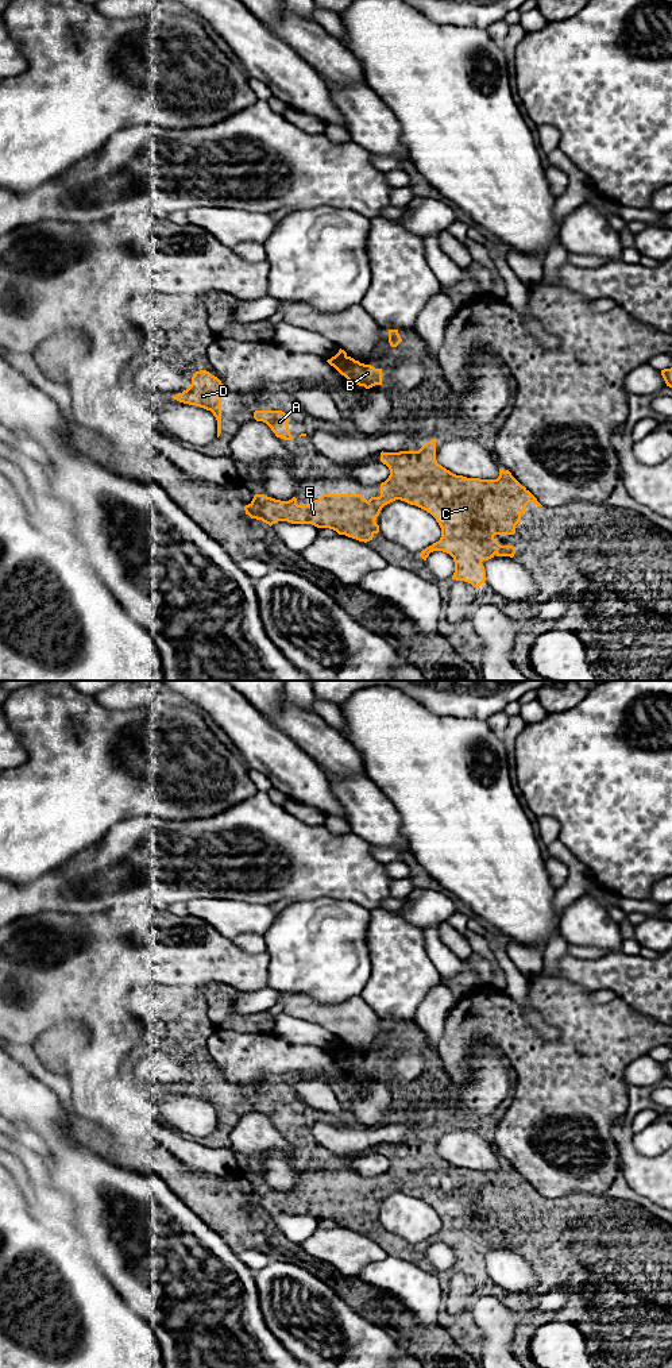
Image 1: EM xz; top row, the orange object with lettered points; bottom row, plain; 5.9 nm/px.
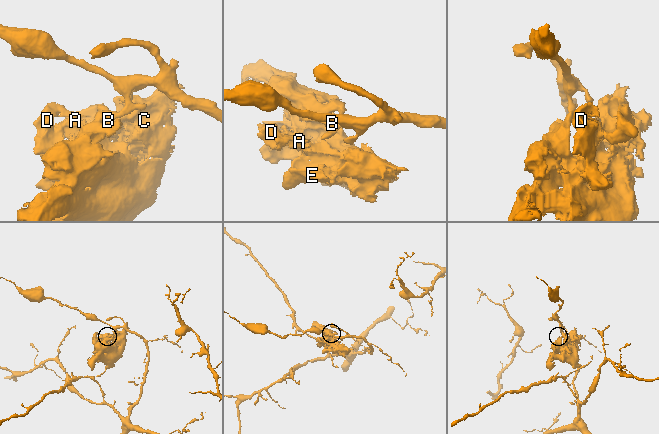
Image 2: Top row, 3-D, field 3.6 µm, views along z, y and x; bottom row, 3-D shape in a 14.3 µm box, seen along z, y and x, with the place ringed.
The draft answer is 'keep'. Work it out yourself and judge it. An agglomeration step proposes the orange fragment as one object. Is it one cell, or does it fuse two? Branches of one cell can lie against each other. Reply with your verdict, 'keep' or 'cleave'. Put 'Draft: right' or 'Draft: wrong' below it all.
cleave
Draft: wrong

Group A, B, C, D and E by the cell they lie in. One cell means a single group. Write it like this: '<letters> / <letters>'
A C D E / B

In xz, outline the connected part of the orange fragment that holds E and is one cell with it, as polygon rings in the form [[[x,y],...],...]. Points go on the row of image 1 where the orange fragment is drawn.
[[[436,439],[426,442],[418,451],[382,451],[381,462],[389,467],[390,475],[381,483],[379,497],[371,497],[367,501],[362,494],[323,494],[310,505],[298,505],[296,497],[281,501],[264,494],[255,494],[252,501],[244,506],[246,515],[262,520],[270,527],[278,521],[312,524],[367,543],[379,532],[375,520],[382,508],[401,500],[430,513],[441,528],[440,540],[422,550],[421,558],[426,560],[433,551],[449,554],[455,562],[452,579],[464,581],[474,587],[479,587],[487,579],[483,560],[488,560],[495,555],[513,558],[515,554],[513,546],[501,546],[494,536],[514,535],[515,525],[521,521],[521,515],[526,512],[529,502],[542,506],[509,470],[499,469],[497,479],[467,478],[451,473],[436,461]]]

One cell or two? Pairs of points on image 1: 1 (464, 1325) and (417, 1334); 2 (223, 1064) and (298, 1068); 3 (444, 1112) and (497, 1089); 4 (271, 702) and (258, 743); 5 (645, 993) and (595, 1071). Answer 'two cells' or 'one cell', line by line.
1: one cell
2: one cell
3: one cell
4: two cells
5: two cells

